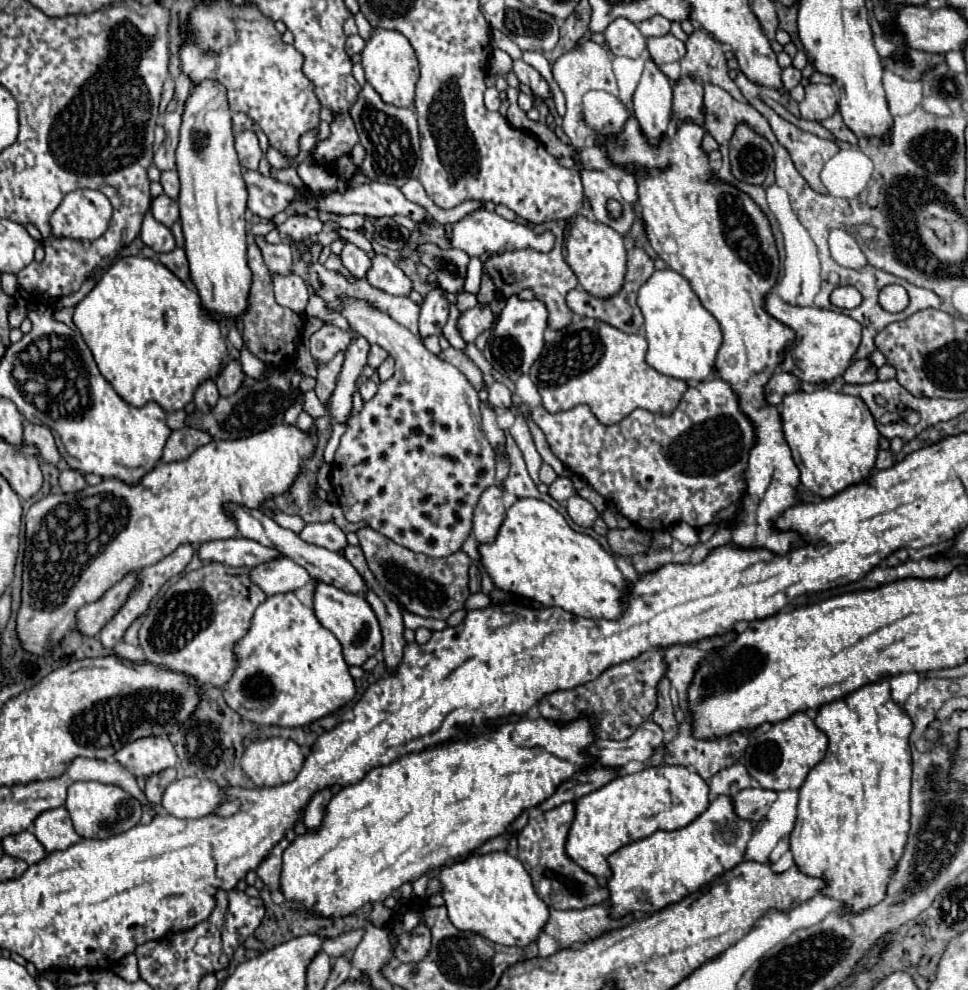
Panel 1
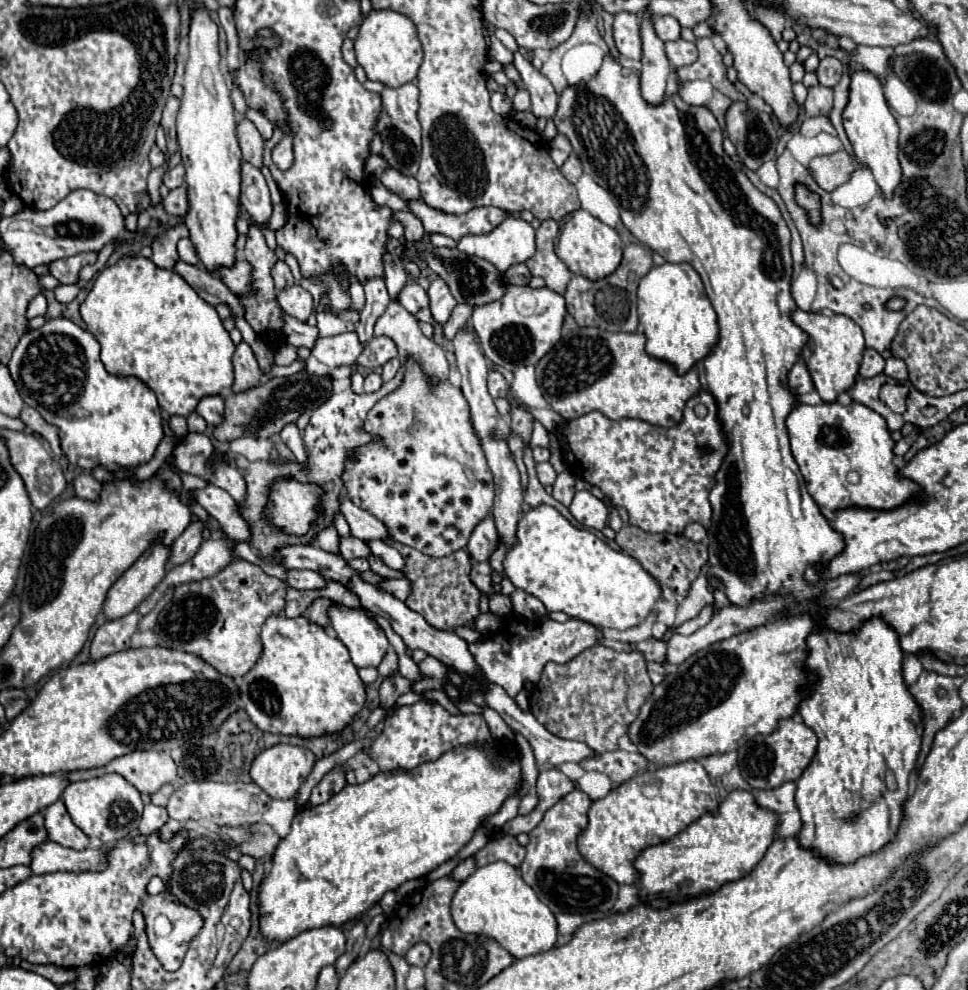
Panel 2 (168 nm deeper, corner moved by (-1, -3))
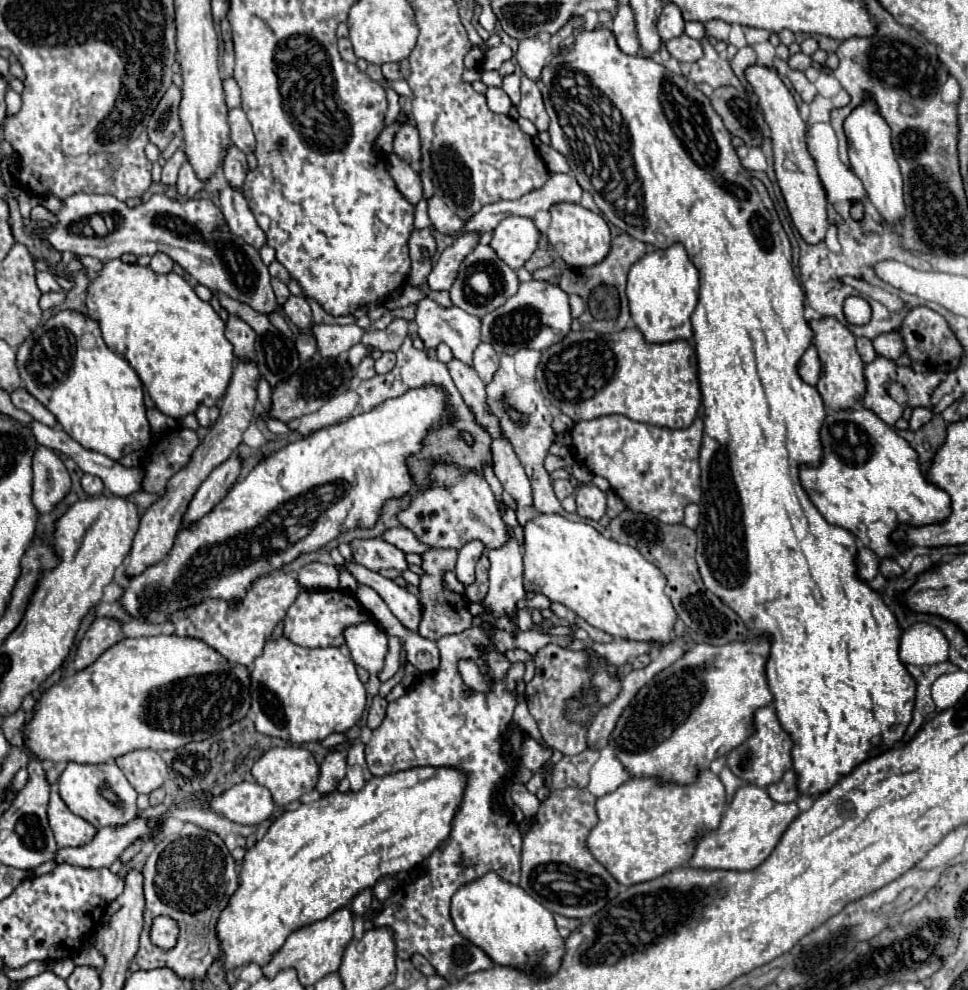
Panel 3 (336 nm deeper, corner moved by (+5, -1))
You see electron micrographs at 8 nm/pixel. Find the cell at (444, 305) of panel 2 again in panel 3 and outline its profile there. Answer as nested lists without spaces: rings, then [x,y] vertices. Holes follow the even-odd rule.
[[[465,234],[465,236],[455,238],[455,244],[449,246],[441,254],[437,266],[433,266],[433,270],[427,278],[427,284],[431,290],[449,290],[451,288],[453,280],[457,278],[459,264],[475,248],[477,240],[479,240],[479,234]]]

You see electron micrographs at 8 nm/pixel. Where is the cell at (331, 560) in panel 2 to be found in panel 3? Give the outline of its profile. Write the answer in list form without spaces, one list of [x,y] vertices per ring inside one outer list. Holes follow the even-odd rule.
[[[345,562],[345,570],[349,570],[349,574],[357,580],[357,584],[369,586],[377,594],[381,594],[381,598],[385,600],[389,610],[399,618],[399,622],[405,628],[417,630],[419,620],[421,620],[421,604],[419,604],[417,596],[409,594],[405,588],[397,586],[393,580],[381,578],[381,574],[377,574],[373,570],[365,570],[365,566],[361,566],[361,564]]]

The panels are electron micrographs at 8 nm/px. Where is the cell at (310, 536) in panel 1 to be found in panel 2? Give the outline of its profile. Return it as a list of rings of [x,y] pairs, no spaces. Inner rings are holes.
[[[349,536],[349,538],[341,538],[341,556],[345,560],[353,560],[353,558],[369,560],[371,550],[369,550],[369,546],[367,546],[365,540],[359,540],[355,536]]]

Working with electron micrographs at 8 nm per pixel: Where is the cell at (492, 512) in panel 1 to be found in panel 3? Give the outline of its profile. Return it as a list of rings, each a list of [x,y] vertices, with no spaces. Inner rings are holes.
[[[473,540],[467,542],[461,550],[459,550],[459,558],[457,558],[457,566],[455,566],[455,574],[457,578],[467,586],[475,580],[475,564],[481,558],[485,550],[485,544],[481,540]]]

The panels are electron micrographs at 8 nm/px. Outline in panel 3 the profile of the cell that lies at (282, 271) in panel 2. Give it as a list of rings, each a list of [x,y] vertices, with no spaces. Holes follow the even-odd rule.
[[[271,278],[271,286],[275,290],[275,296],[277,296],[277,302],[283,304],[287,298],[289,298],[289,290],[287,290],[287,284],[281,282],[279,278]]]

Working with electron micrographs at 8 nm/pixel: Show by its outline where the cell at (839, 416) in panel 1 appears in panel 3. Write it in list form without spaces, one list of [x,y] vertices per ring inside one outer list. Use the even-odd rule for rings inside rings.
[[[867,408],[859,410],[827,410],[827,416],[821,426],[821,444],[823,444],[823,458],[819,466],[801,466],[799,468],[799,480],[805,488],[809,500],[819,508],[819,512],[825,516],[827,522],[837,524],[849,532],[853,532],[865,546],[869,546],[875,554],[881,558],[895,556],[897,552],[903,552],[905,548],[899,544],[889,542],[889,534],[899,524],[933,524],[943,522],[951,512],[951,498],[929,484],[917,464],[917,452],[899,438],[893,428],[889,428],[877,414],[873,414]]]

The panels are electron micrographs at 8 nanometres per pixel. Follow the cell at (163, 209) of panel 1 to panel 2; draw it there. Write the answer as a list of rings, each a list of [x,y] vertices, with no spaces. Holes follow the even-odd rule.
[[[179,186],[175,190],[169,192],[169,196],[163,200],[165,204],[165,210],[173,216],[179,216],[183,218],[189,210],[189,202],[187,202],[187,186]]]

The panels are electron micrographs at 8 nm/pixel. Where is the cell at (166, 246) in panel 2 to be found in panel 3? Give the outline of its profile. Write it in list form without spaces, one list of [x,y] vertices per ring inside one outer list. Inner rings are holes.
[[[155,254],[153,258],[151,258],[151,268],[157,272],[157,274],[167,274],[167,272],[171,272],[173,270],[173,260],[167,256],[167,254]]]

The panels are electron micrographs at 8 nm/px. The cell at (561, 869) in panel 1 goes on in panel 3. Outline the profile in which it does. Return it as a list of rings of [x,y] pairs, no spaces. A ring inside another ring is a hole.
[[[565,788],[565,790],[553,790],[549,794],[547,800],[541,802],[539,812],[535,816],[535,822],[531,826],[531,830],[523,836],[523,852],[521,852],[521,882],[519,886],[533,896],[537,902],[541,902],[547,910],[561,914],[561,916],[569,916],[569,918],[583,918],[589,920],[605,902],[591,902],[591,904],[563,904],[557,900],[547,900],[541,894],[535,892],[535,888],[529,884],[529,874],[533,872],[533,868],[541,866],[541,864],[567,864],[575,870],[581,870],[585,874],[591,876],[601,876],[607,884],[609,890],[615,890],[617,882],[613,880],[613,876],[589,854],[589,850],[585,848],[585,838],[591,832],[591,828],[597,824],[597,814],[595,814],[595,796],[585,790],[585,788]]]

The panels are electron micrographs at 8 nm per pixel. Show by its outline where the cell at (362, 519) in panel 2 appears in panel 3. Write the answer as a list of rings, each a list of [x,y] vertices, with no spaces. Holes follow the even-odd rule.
[[[395,526],[395,528],[385,530],[385,532],[381,534],[381,540],[385,540],[385,542],[389,542],[389,544],[397,546],[397,548],[399,548],[399,550],[403,550],[403,552],[423,554],[425,550],[429,550],[429,546],[421,544],[421,542],[413,536],[413,532],[411,532],[411,530],[407,530],[407,528],[403,528],[403,526]]]

